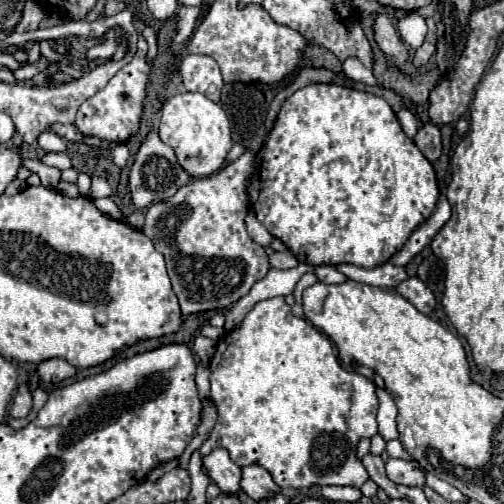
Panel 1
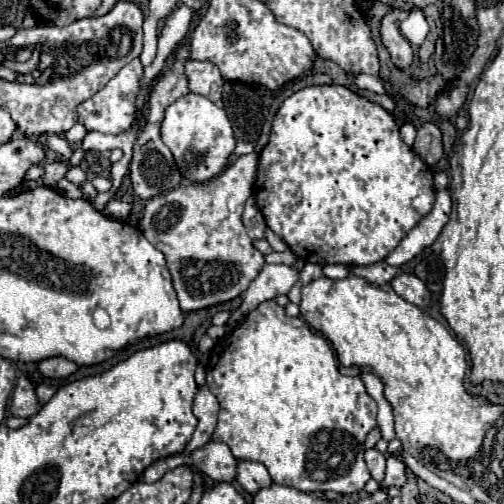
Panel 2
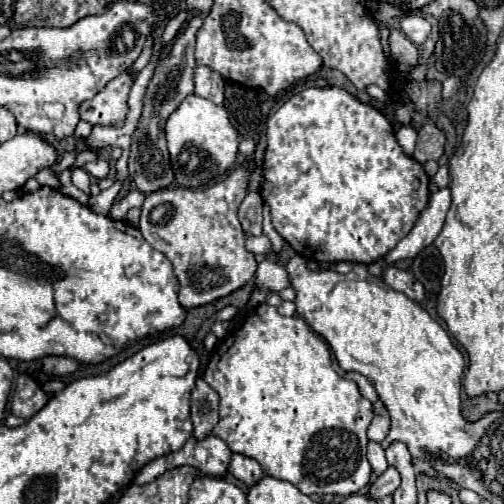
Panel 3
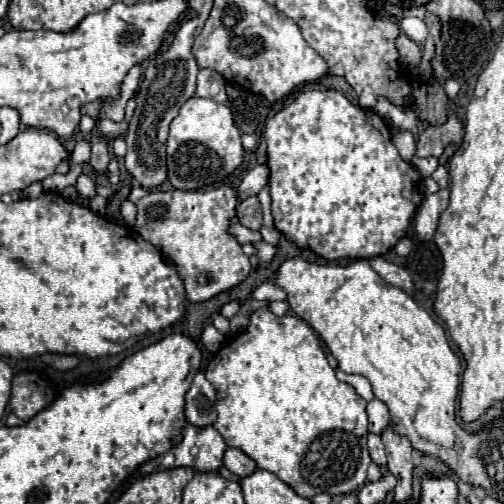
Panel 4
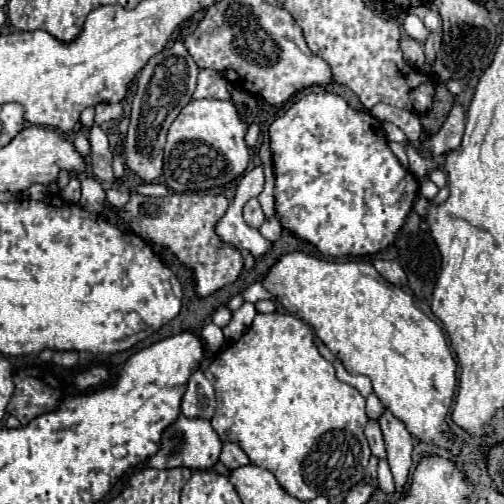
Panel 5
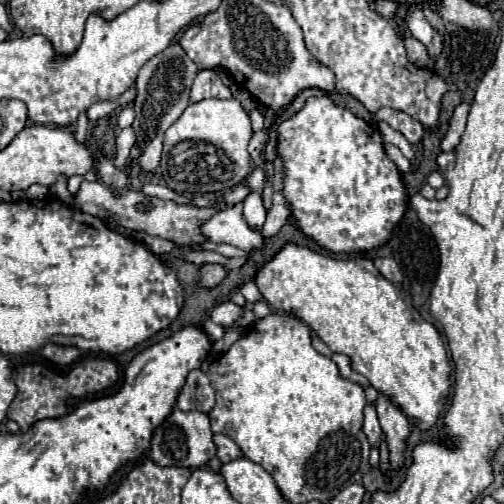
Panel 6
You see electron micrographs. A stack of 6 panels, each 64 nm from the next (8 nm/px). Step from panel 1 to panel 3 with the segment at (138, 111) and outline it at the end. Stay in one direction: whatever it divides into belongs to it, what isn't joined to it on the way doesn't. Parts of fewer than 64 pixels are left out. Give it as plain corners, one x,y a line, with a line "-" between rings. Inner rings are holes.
124,70
110,80
92,100
80,104
80,118
92,126
122,126
128,114
128,94
134,84
134,72

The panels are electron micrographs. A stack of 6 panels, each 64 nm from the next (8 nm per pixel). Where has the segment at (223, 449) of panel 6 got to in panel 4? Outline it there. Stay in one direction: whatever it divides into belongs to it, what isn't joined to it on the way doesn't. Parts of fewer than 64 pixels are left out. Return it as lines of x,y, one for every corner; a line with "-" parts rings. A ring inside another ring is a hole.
228,448
228,450
226,450
224,466
226,466
232,474
236,474
238,478
246,478
246,476
254,474
256,468
258,468
256,462
254,462
250,456
246,456
244,452
240,452
240,450
236,450
236,448

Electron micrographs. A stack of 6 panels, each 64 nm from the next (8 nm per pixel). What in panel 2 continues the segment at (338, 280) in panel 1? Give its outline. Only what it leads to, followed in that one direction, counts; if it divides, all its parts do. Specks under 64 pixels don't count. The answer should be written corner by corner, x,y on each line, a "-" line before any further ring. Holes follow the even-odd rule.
328,264
328,266
324,266
322,276
330,278
330,280
342,280
342,278
348,276
348,268
344,264
334,264
334,266

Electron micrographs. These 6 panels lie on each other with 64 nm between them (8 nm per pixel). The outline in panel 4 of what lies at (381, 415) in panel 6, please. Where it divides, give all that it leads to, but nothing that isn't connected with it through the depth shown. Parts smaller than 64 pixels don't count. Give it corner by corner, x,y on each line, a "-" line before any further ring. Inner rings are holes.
392,426
382,434
382,442
386,446
388,456
388,470
398,478
394,488
394,500
406,502
412,498
412,444
404,436
396,436

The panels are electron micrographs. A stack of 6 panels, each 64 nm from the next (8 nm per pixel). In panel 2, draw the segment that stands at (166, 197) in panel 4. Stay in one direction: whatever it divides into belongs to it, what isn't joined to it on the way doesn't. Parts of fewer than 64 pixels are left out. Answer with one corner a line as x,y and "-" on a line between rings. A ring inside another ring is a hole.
256,152
244,154
234,164
230,164
222,174
218,174
214,180
208,180
204,184
180,184
172,192
148,200
148,206
144,206
144,218
140,222
140,230
164,254
168,262
168,270
172,274
174,290
180,300
180,308
184,312
210,308
238,298
242,292
246,292
250,282
264,268
264,254
254,248
242,224
244,204
252,196
256,164
258,164

